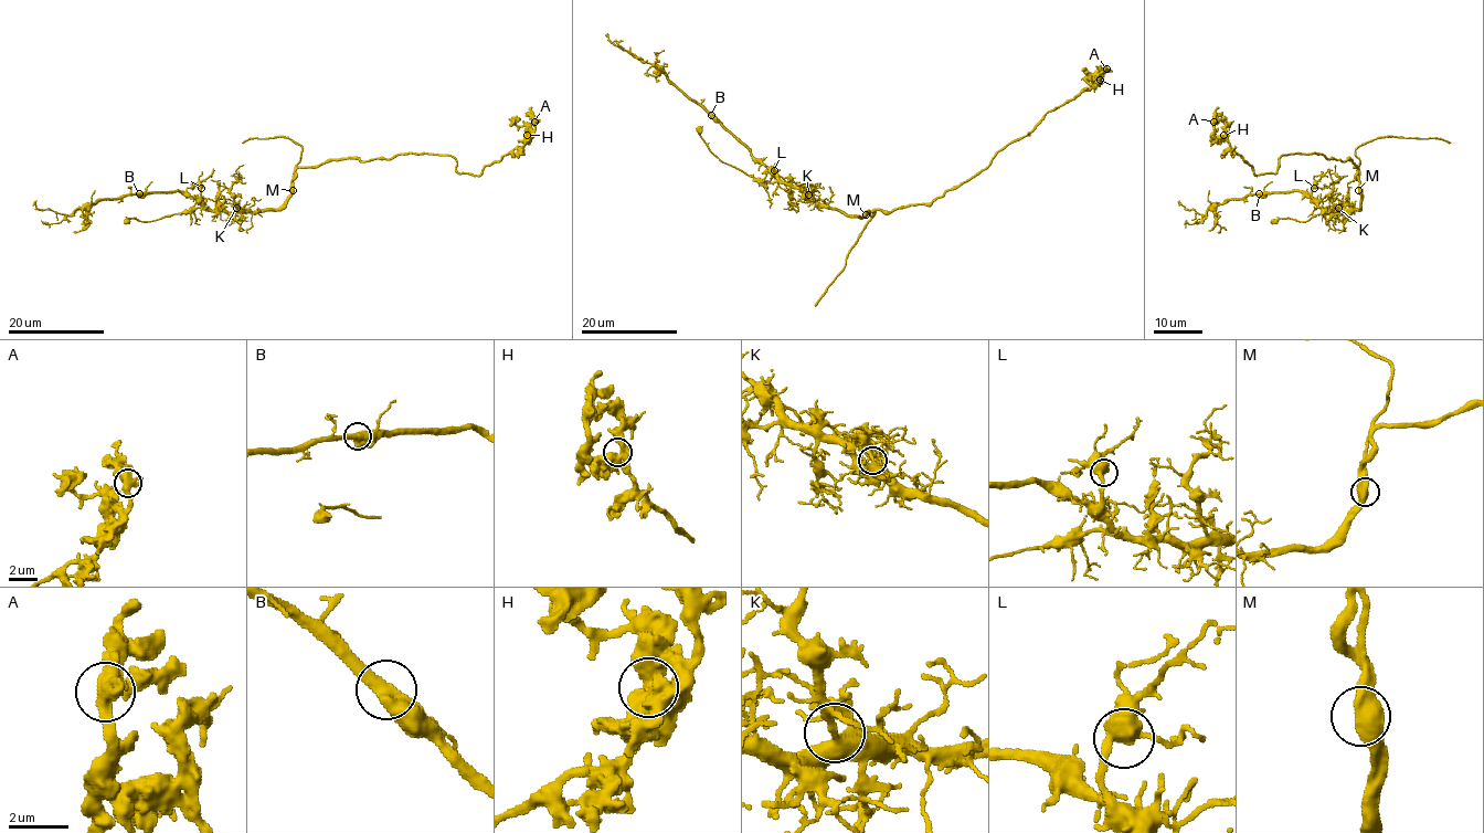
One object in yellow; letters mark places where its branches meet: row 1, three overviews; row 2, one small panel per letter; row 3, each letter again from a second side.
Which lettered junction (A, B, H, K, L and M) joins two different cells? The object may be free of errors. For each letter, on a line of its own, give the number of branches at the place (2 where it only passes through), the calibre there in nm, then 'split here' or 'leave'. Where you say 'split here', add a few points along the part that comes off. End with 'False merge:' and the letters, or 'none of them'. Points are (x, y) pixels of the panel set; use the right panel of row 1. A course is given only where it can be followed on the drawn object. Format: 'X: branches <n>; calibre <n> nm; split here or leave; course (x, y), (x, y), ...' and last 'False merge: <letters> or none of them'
A: branches 2; calibre 550 nm; leave
B: branches 2; calibre 550 nm; leave
H: branches 3; calibre 500 nm; leave
K: branches 2; calibre 380 nm; leave
L: branches 2; calibre 550 nm; leave
M: branches 2; calibre 600 nm; leave
False merge: none of them

